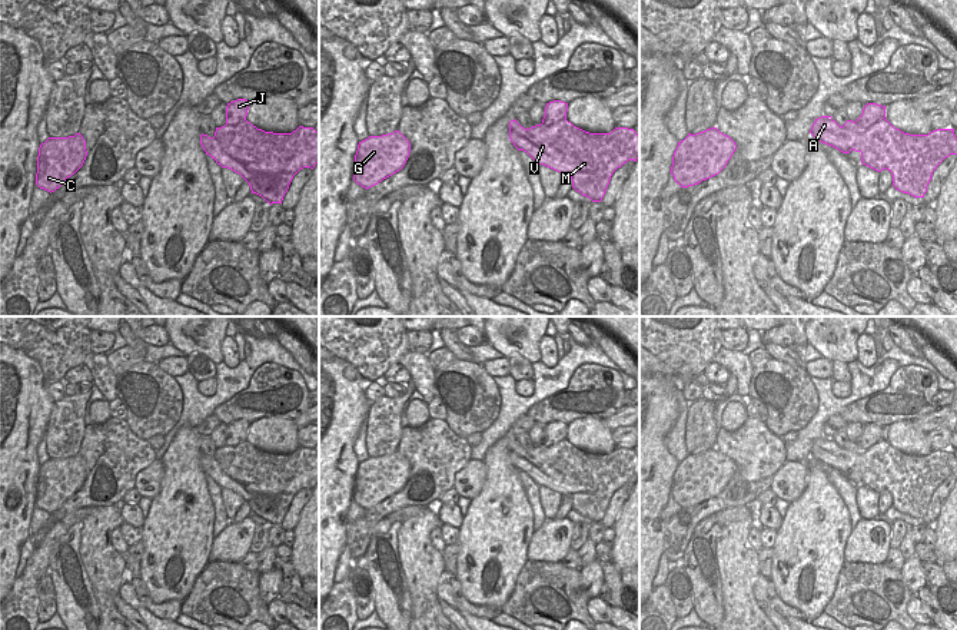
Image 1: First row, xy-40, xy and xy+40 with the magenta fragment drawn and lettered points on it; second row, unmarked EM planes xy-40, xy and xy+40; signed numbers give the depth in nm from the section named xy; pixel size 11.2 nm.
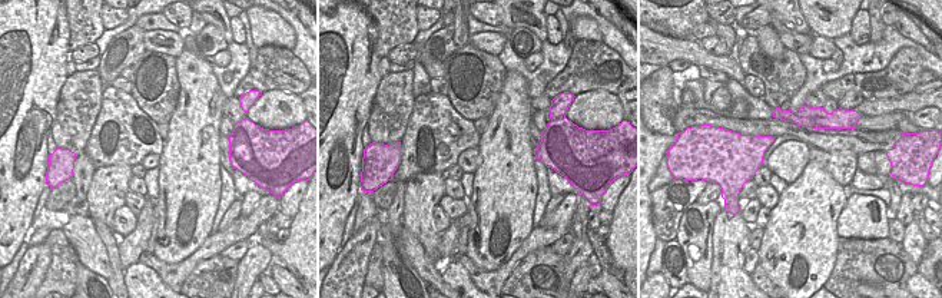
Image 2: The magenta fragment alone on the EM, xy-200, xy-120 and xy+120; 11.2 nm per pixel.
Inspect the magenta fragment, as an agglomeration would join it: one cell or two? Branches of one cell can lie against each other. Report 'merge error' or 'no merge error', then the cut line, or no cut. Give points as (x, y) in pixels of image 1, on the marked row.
merge error | xy (565, 118), (552, 123), (537, 138), (519, 135), (515, 146)

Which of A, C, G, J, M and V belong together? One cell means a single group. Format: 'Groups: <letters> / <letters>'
Groups: A C G J / M V.

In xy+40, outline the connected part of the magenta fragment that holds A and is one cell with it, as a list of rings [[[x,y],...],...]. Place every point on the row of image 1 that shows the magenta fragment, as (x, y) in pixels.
[[[867,103],[855,122],[847,120],[840,126],[831,116],[821,116],[813,123],[810,133],[821,143],[837,147],[840,135],[854,135],[860,140],[861,133],[884,117],[885,106]]]

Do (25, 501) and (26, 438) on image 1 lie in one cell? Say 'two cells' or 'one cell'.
one cell

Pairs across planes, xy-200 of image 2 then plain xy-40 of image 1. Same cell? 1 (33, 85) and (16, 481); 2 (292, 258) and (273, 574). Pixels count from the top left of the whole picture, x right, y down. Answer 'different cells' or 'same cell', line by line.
1: same cell
2: different cells

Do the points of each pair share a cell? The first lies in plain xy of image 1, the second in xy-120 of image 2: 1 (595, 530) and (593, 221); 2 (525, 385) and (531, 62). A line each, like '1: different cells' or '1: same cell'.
1: same cell
2: same cell

